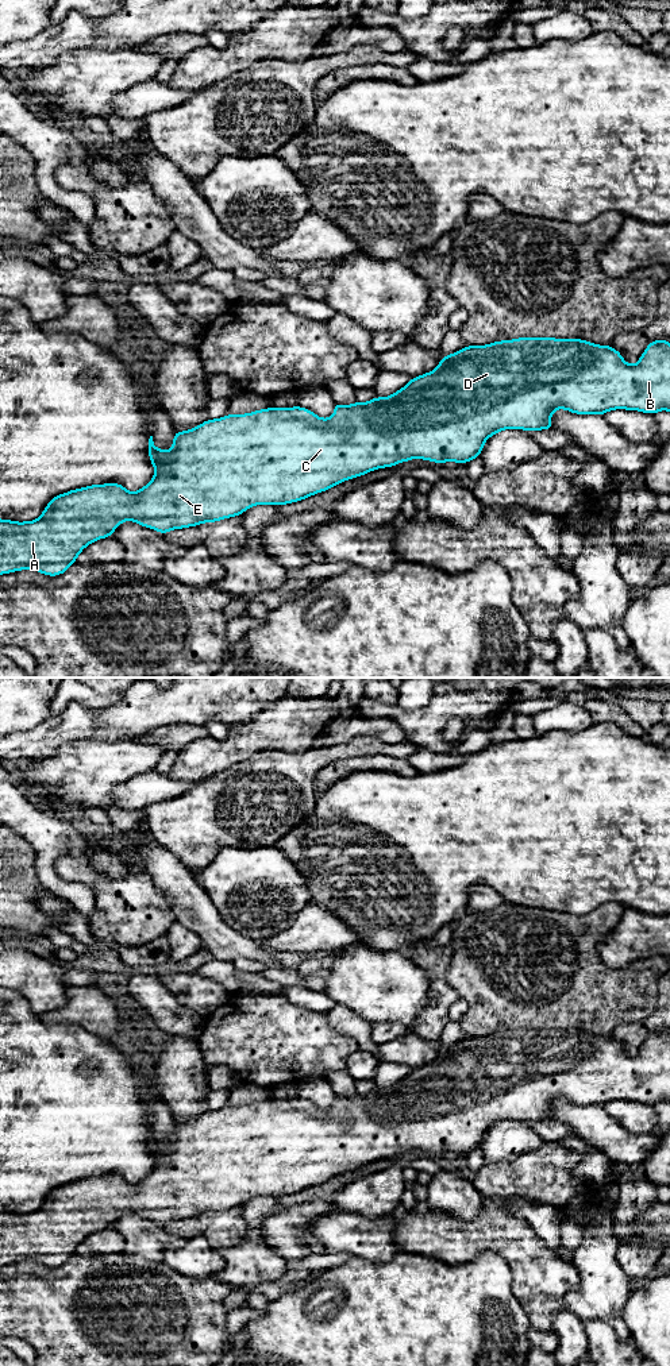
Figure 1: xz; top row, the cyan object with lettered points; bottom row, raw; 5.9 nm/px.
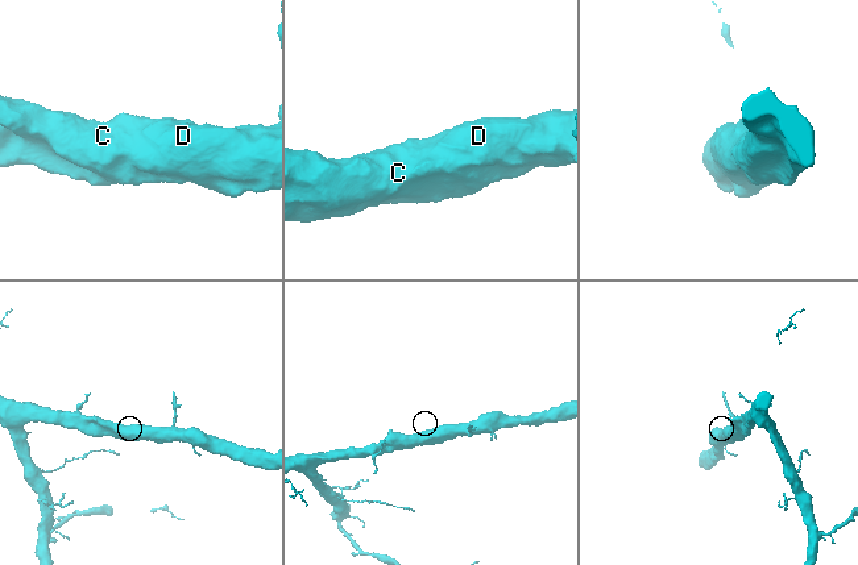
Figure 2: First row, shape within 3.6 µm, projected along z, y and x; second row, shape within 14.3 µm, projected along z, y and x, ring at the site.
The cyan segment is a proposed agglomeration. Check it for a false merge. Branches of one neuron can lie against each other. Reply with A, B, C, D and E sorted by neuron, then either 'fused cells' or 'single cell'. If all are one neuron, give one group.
A B C D E; single cell

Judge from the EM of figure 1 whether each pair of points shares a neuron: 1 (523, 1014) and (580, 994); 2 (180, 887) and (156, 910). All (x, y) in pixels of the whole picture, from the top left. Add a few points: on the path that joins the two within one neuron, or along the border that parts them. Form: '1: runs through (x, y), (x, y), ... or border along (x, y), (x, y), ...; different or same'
1: runs through (536, 1010), (542, 1006), (550, 1006), (566, 994); same
2: border along (149, 873), (164, 894), (176, 919); different

